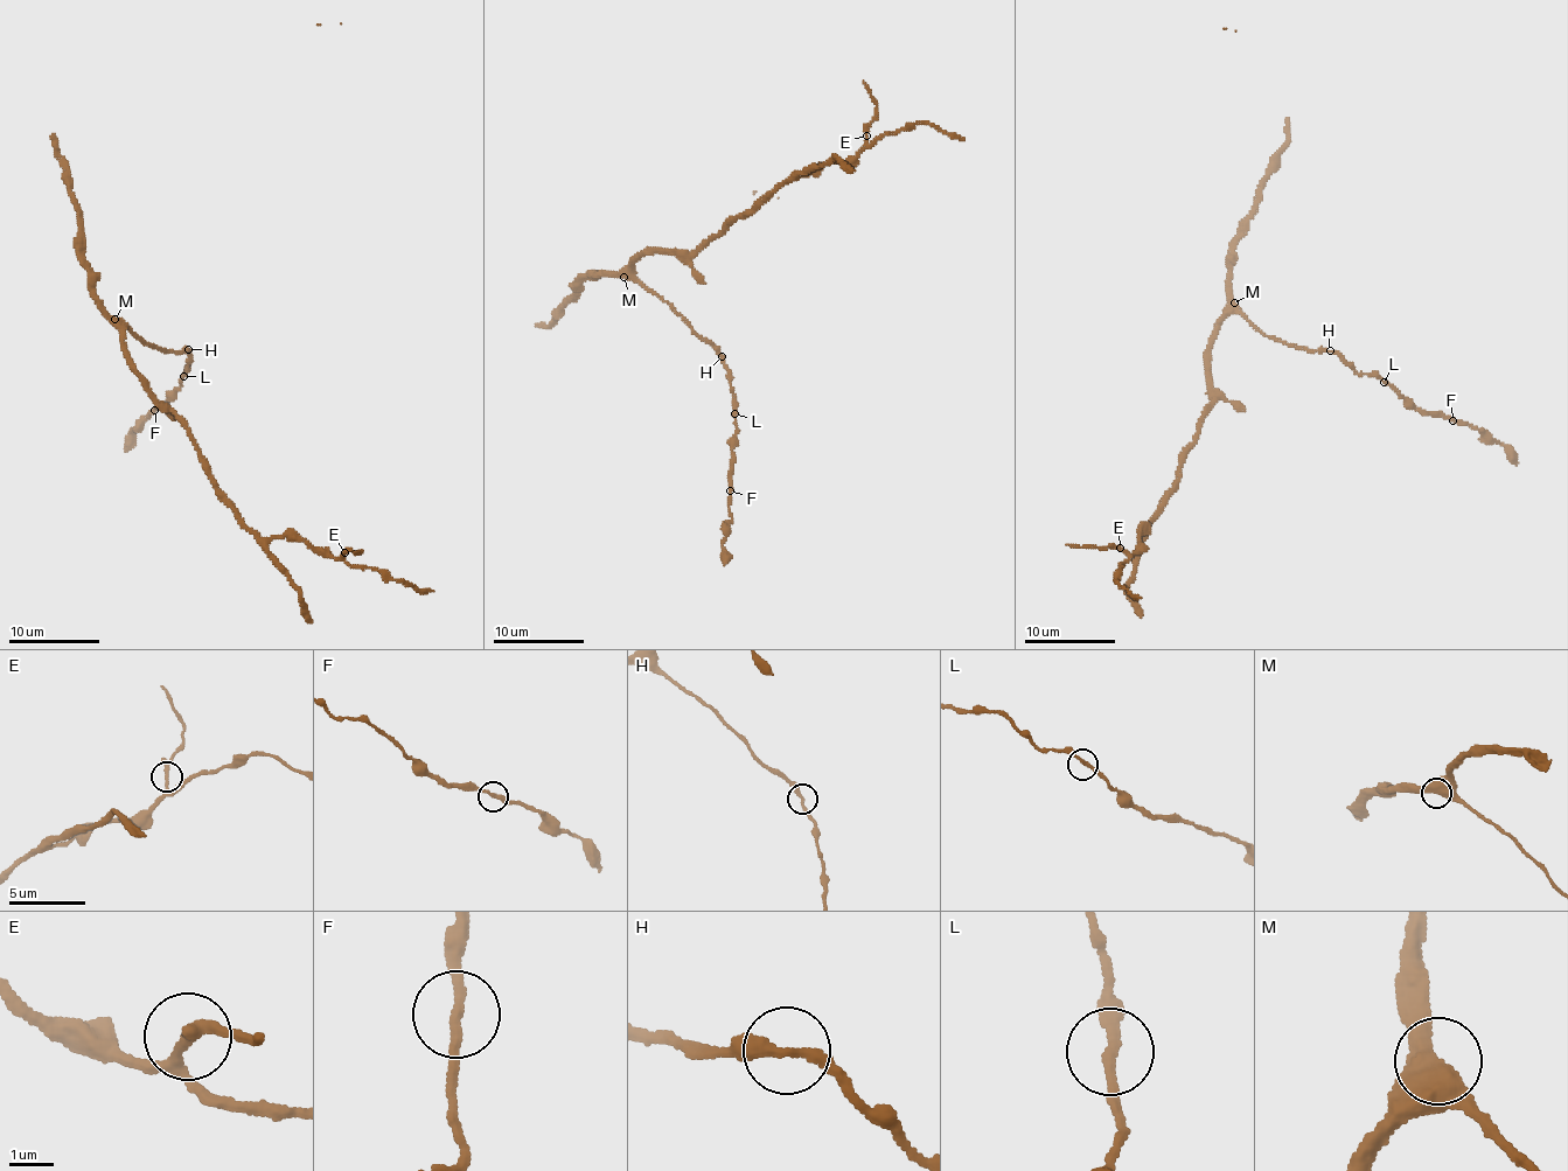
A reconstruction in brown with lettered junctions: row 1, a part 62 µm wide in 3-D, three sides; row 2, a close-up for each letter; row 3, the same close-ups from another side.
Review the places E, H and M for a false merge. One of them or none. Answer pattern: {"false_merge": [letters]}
{"false_merge": []}

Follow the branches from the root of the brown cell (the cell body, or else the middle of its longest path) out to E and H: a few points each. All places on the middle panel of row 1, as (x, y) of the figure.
E: (622, 271), (650, 252), (689, 255), (793, 179), (808, 176), (836, 161), (848, 161), (863, 145), (866, 136)
H: (622, 271), (629, 271), (652, 290), (722, 356)

